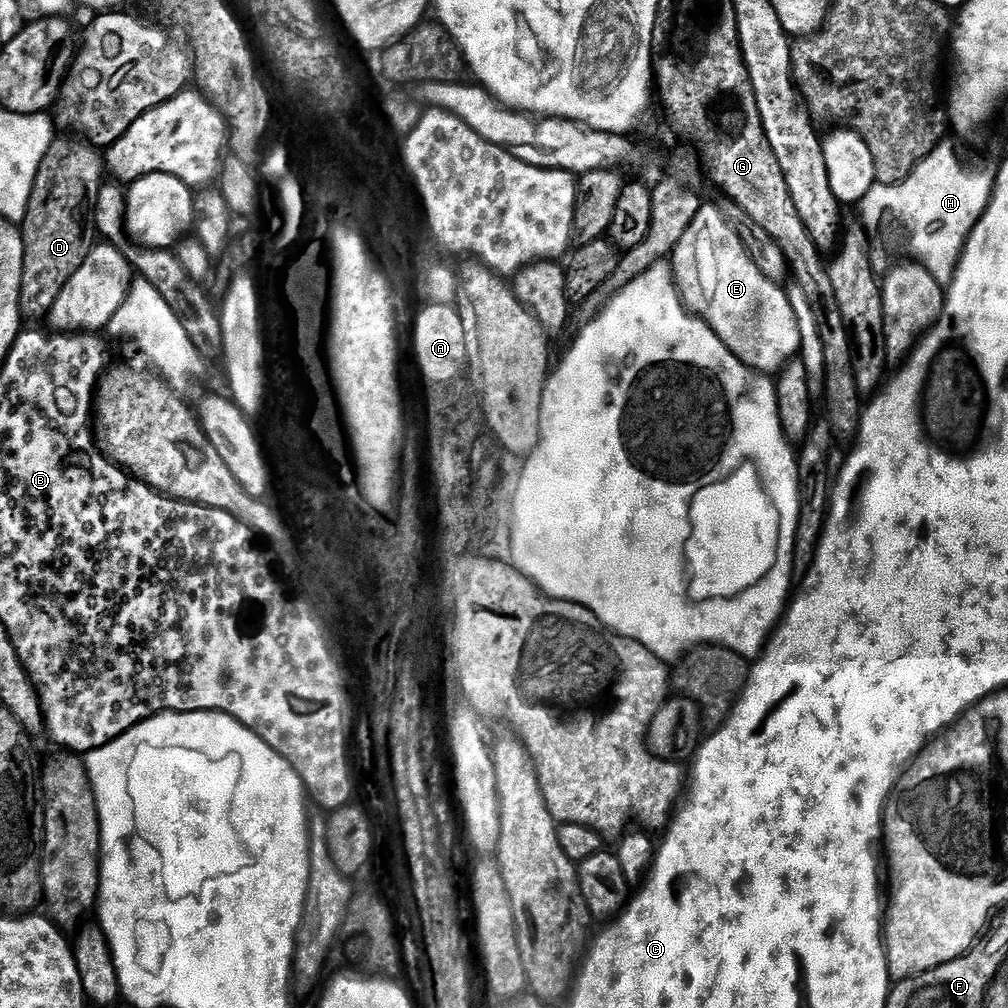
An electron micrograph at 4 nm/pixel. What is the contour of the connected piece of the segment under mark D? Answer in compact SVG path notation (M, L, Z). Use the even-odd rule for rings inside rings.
M53 139L46 158L42 158L42 166L38 166L38 174L34 178L34 190L30 190L30 206L26 206L26 218L22 225L24 234L24 261L22 262L22 290L20 291L21 321L40 320L51 313L54 302L58 302L58 294L62 294L62 286L74 278L78 266L86 262L86 258L94 247L94 201L102 187L102 156L95 147L84 142L71 144L68 140Z

